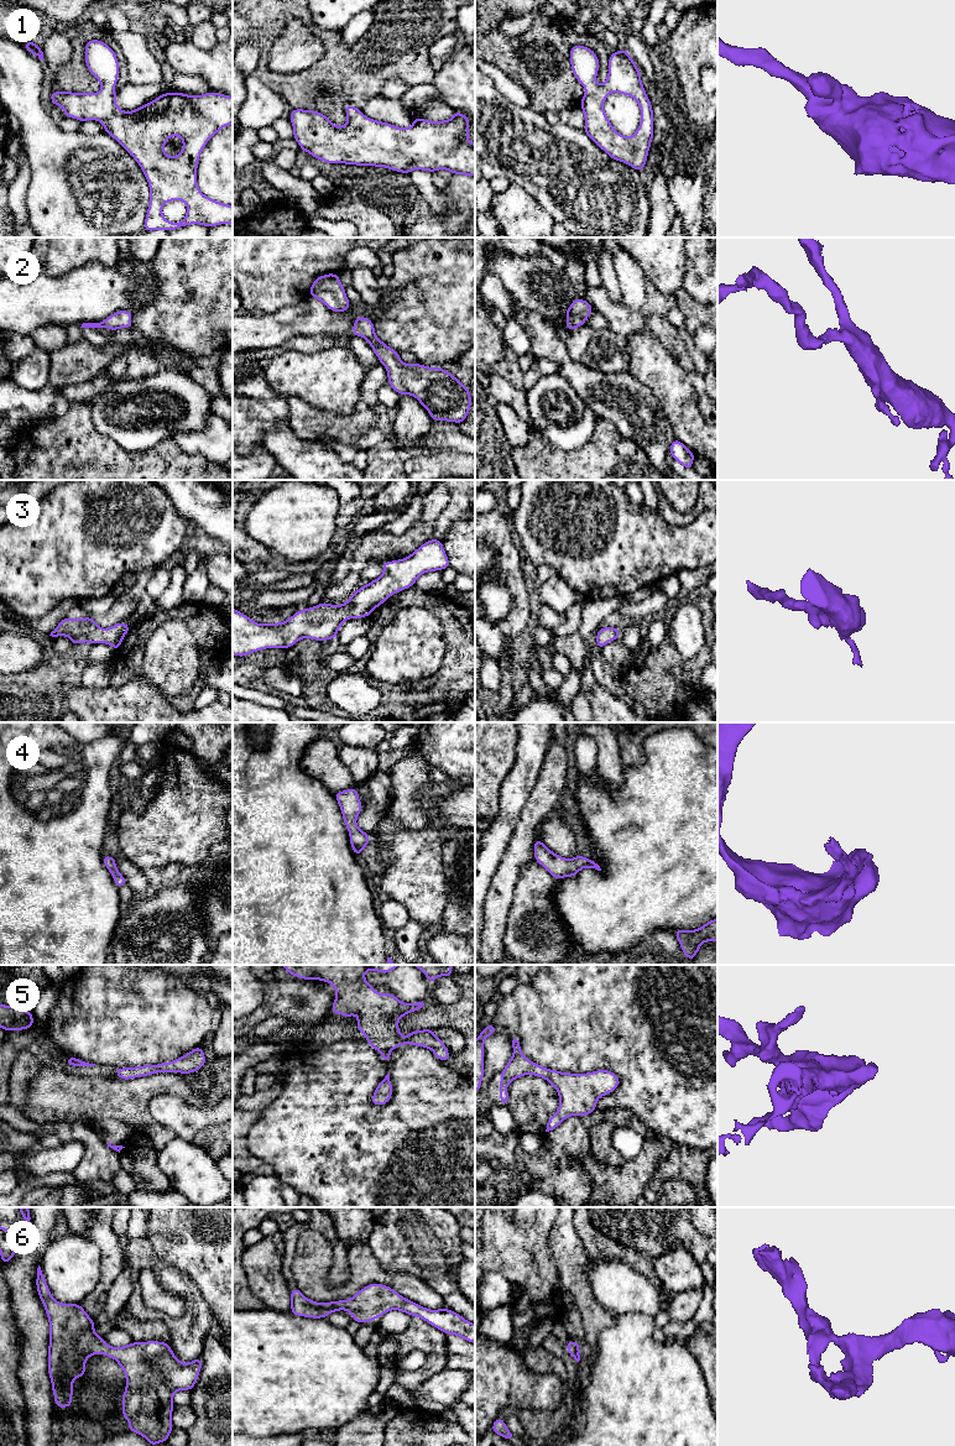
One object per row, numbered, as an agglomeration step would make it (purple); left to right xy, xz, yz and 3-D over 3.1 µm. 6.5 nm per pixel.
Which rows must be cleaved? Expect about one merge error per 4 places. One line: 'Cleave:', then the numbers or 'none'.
Cleave: none

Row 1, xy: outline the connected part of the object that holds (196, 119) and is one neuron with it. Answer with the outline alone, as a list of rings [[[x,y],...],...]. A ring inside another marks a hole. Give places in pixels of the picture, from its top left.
[[[90,40],[85,43],[84,56],[88,71],[99,80],[103,90],[99,93],[52,92],[51,105],[59,105],[66,118],[73,118],[82,122],[87,120],[101,122],[103,131],[116,140],[139,163],[150,186],[145,231],[173,231],[192,224],[207,228],[233,224],[233,205],[204,195],[197,184],[198,161],[207,142],[224,126],[233,125],[233,96],[213,92],[203,95],[163,93],[132,111],[124,111],[116,106],[114,88],[120,66],[114,49],[100,40]],[[171,136],[179,136],[183,141],[183,148],[177,157],[165,153],[165,142]],[[171,200],[182,200],[187,204],[186,218],[179,223],[168,221],[162,215],[163,204]]]

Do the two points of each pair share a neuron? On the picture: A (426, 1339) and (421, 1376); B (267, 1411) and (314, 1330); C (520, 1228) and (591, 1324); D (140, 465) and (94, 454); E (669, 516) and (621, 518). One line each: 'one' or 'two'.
A: one
B: one
C: two
D: one
E: two

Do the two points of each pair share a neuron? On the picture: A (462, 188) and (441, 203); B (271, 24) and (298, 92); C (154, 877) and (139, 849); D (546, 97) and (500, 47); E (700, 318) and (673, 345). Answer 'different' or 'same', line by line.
A: different
B: same
C: different
D: same
E: different

